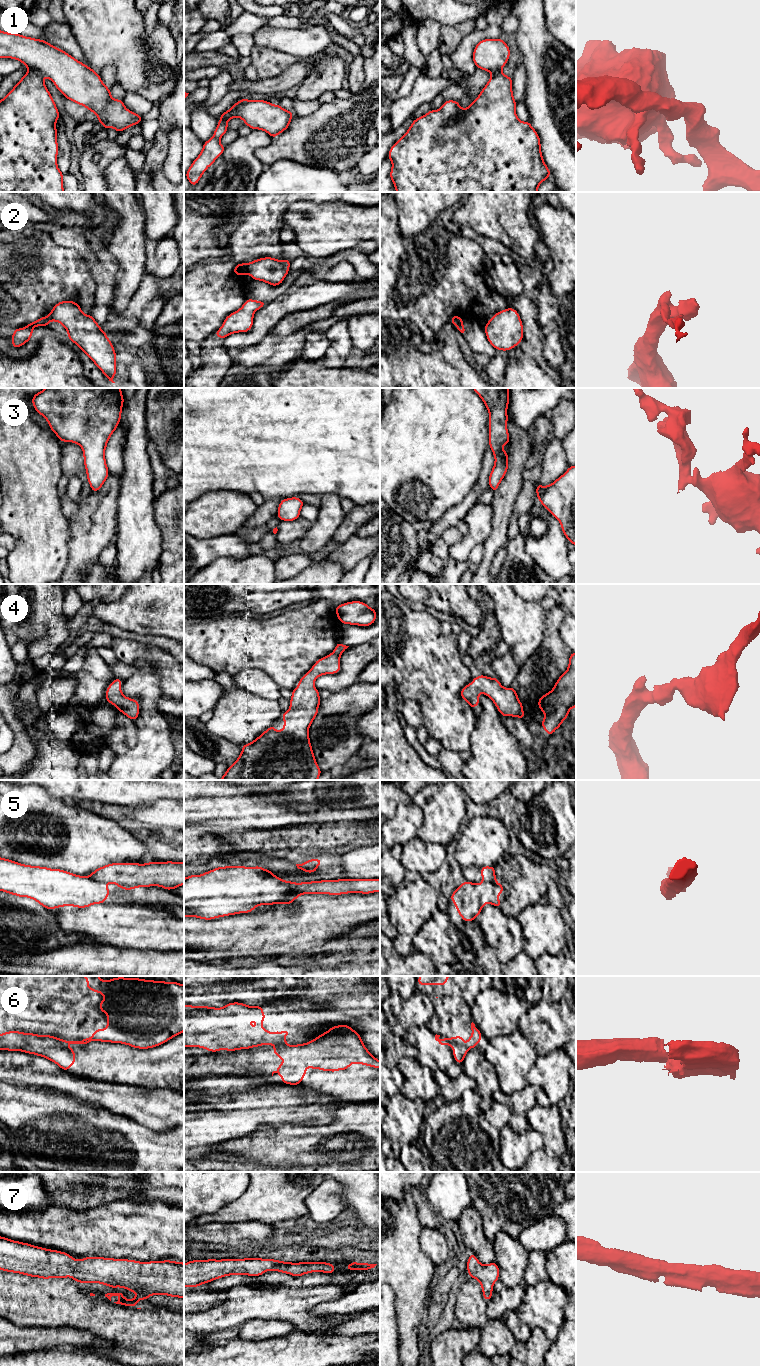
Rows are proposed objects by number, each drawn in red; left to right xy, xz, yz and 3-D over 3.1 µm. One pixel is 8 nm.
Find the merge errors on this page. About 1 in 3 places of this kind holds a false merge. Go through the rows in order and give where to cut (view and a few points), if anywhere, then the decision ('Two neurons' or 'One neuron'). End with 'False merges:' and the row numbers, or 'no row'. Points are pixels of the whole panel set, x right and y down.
1: Split along xy (29, 68), (37, 71), (43, 77). Two neurons
2: Split along xz (245, 264), (246, 272). Two neurons
3: No split. One neuron
4: No split. One neuron
5: Split along xy (89, 876), (104, 883). Two neurons
6: Split along xy (82, 1040), (89, 1042). Two neurons
7: No split. One neuron
False merges: 1, 2, 5, 6

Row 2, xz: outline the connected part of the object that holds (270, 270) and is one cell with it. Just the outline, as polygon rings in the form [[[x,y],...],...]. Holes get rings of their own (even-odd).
[[[264,257],[246,264],[247,274],[254,280],[260,280],[271,286],[280,285],[289,273],[290,260],[277,260]]]

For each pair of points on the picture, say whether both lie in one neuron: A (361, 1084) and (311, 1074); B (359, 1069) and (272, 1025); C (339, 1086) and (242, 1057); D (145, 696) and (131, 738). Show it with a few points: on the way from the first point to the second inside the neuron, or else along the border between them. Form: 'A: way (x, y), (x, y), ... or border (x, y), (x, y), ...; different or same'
A: way (349, 1084), (335, 1083), (323, 1074); same
B: border (327, 1031), (307, 1042), (286, 1045); different
C: way (315, 1065), (286, 1064), (266, 1060); same
D: border (112, 730), (123, 731), (126, 745), (136, 743); different

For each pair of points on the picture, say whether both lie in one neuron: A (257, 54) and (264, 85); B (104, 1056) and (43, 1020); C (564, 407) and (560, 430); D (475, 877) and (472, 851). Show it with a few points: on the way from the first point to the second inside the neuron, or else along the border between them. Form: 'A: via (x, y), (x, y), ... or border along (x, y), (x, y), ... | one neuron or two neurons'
A: border along (285, 70), (274, 77), (260, 79) | two neurons
B: border along (54, 1035), (66, 1040), (81, 1041) | two neurons
C: via (564, 413), (563, 424) | one neuron
D: border along (462, 866), (477, 866), (479, 868) | two neurons

